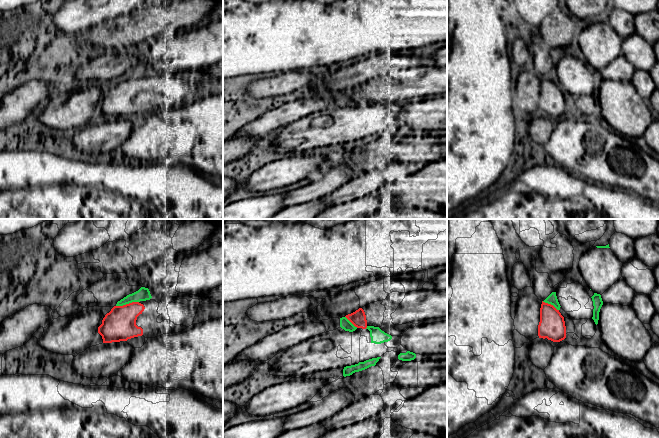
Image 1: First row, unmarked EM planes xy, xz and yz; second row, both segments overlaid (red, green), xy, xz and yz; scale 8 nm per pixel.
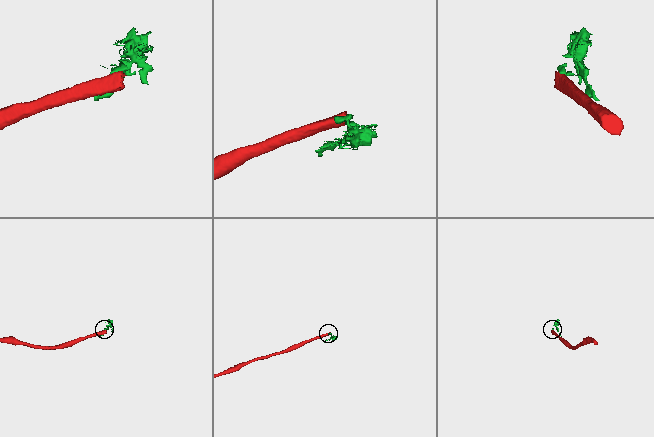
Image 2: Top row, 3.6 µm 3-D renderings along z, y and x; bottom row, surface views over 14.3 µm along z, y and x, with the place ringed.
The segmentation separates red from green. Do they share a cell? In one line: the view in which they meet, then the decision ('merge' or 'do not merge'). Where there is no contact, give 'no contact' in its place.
meets red in xy; do not merge

